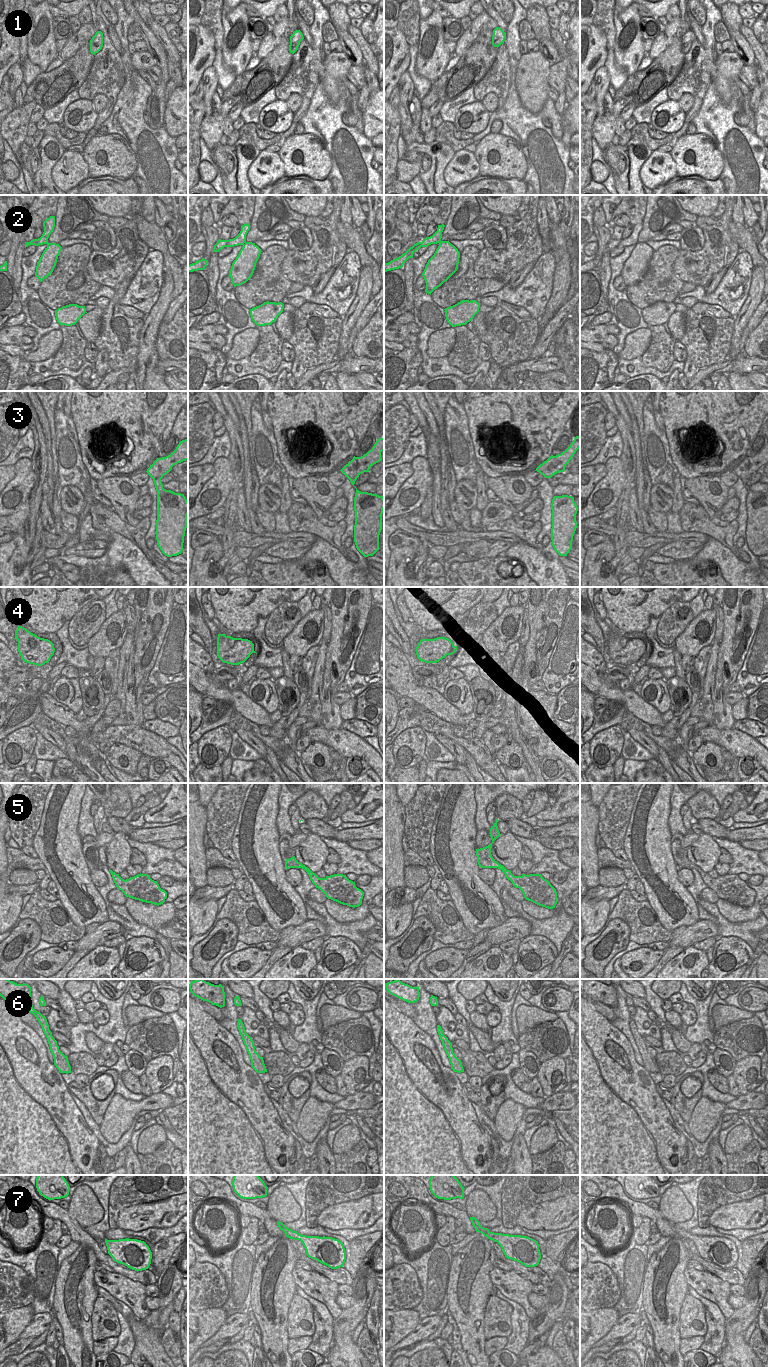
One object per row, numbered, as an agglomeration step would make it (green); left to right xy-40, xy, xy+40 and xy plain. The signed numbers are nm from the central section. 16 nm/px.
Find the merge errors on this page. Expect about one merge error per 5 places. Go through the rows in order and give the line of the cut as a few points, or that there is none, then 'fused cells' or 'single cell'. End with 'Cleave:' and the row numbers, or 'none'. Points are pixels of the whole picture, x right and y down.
1: cut none; single cell
2: cut none; single cell
3: cut none; single cell
4: cut none; single cell
5: cut none; single cell
6: cut none; single cell
7: cut none; single cell
Cleave: none

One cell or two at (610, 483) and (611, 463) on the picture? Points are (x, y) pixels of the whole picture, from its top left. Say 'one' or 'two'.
one

